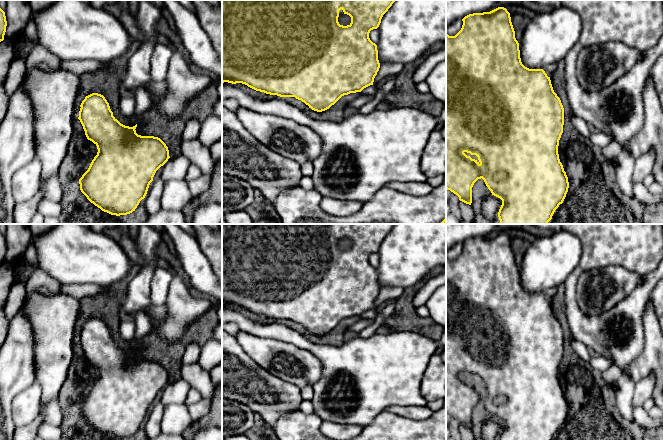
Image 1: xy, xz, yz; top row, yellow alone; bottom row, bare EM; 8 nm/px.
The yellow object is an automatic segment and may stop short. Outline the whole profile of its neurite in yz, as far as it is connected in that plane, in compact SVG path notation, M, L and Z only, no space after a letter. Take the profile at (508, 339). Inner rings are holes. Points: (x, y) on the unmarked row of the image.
M498 231L490 236L469 238L462 245L462 252L455 260L446 257L446 413L456 418L460 425L471 429L472 411L482 402L492 419L502 424L498 440L553 440L555 434L563 427L569 412L568 401L558 378L564 349L561 324L543 293L529 293L522 288L519 267L506 232Z

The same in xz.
M222 224L222 307L242 307L248 311L270 319L295 321L314 335L322 336L334 329L342 320L361 316L373 309L374 302L380 292L377 269L369 262L369 257L377 253L383 239L395 224ZM339 235L351 241L347 250L338 246Z

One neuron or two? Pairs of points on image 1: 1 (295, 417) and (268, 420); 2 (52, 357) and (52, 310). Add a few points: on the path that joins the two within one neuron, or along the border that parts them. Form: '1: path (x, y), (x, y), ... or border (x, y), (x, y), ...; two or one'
1: border (298, 406), (291, 411), (285, 412), (270, 429); two
2: path (52, 345), (52, 322); one

